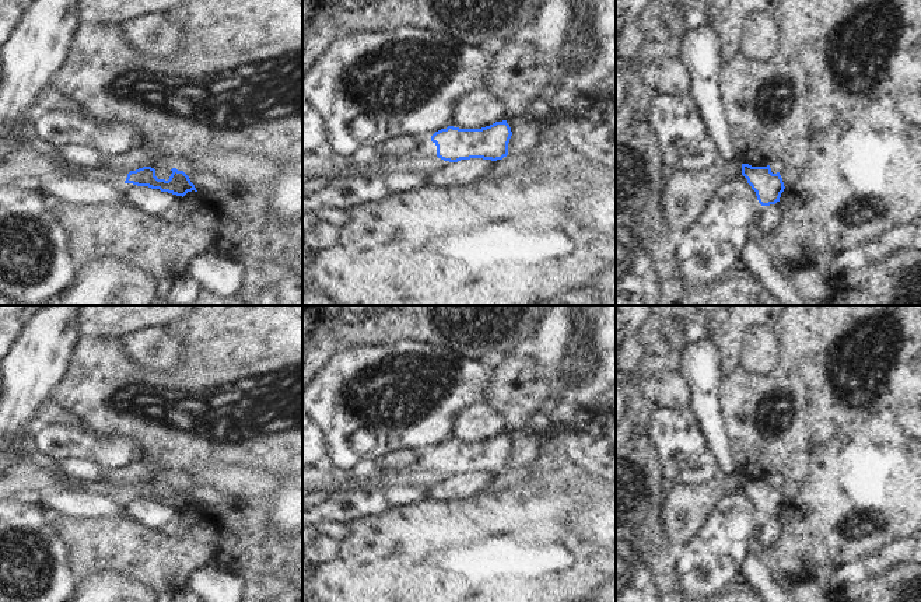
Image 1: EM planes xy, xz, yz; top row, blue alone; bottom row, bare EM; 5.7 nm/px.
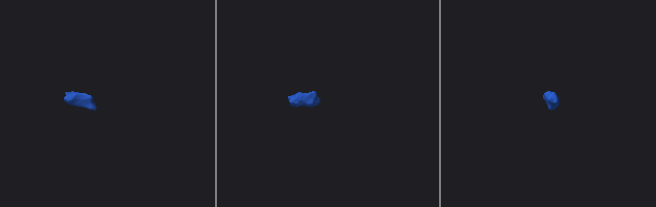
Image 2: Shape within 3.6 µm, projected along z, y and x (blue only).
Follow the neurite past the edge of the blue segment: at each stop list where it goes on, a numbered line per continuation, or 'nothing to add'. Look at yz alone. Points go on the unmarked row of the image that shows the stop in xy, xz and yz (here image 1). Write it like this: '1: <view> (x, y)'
nothing to add

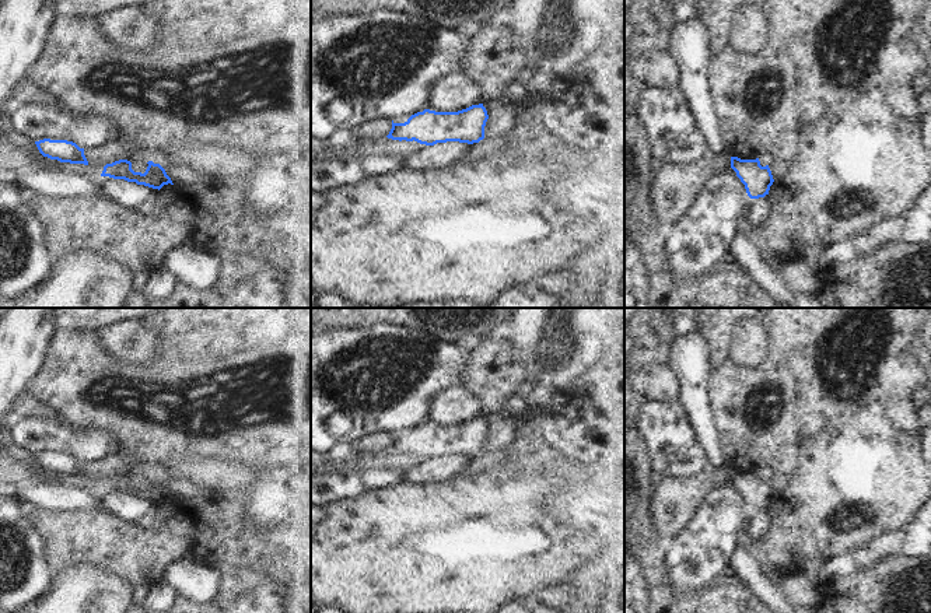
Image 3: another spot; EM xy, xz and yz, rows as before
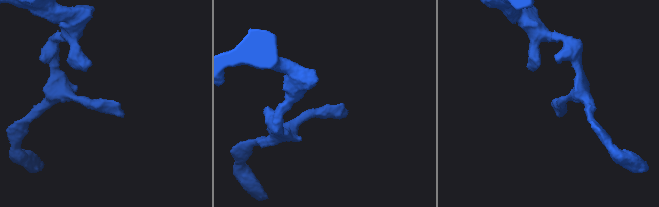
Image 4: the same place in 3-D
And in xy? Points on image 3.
nothing to add

